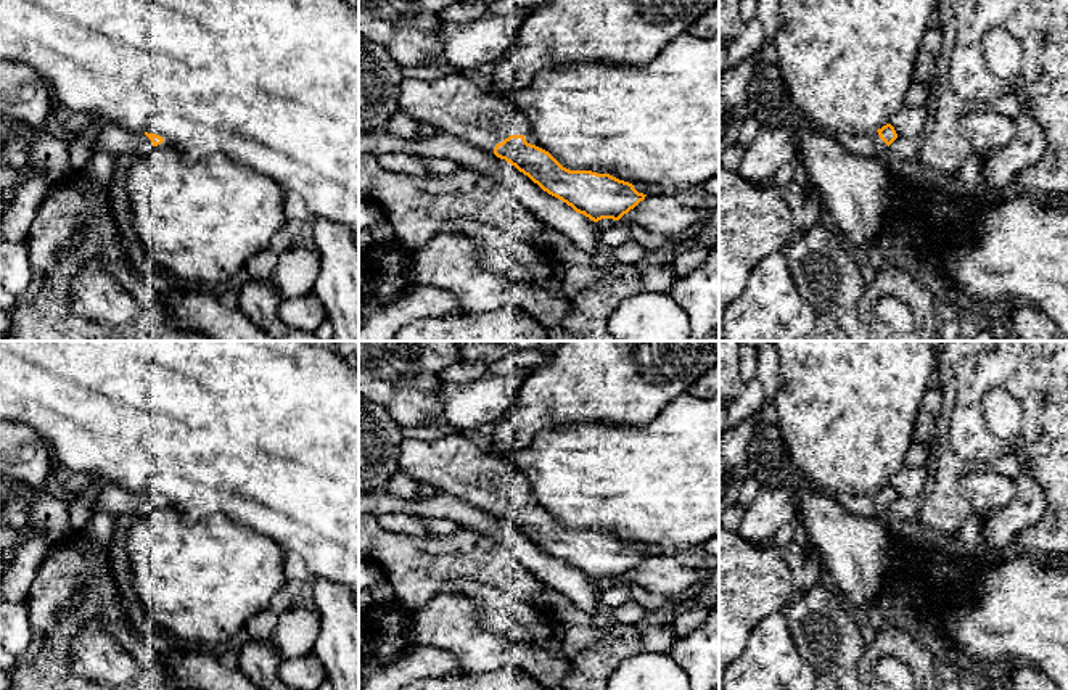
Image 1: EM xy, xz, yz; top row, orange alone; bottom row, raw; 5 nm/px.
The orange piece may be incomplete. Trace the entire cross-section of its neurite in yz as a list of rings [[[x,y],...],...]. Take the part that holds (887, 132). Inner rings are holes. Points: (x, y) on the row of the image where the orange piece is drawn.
[[[891,124],[883,125],[873,133],[848,133],[840,132],[835,140],[846,150],[867,158],[881,158],[888,153],[888,146],[898,138]]]

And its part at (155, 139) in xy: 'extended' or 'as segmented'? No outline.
extended

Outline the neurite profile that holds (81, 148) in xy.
[[[93,117],[85,127],[72,135],[68,146],[69,162],[74,170],[82,170],[92,156],[97,153],[95,138],[109,125],[111,121],[105,117]]]

